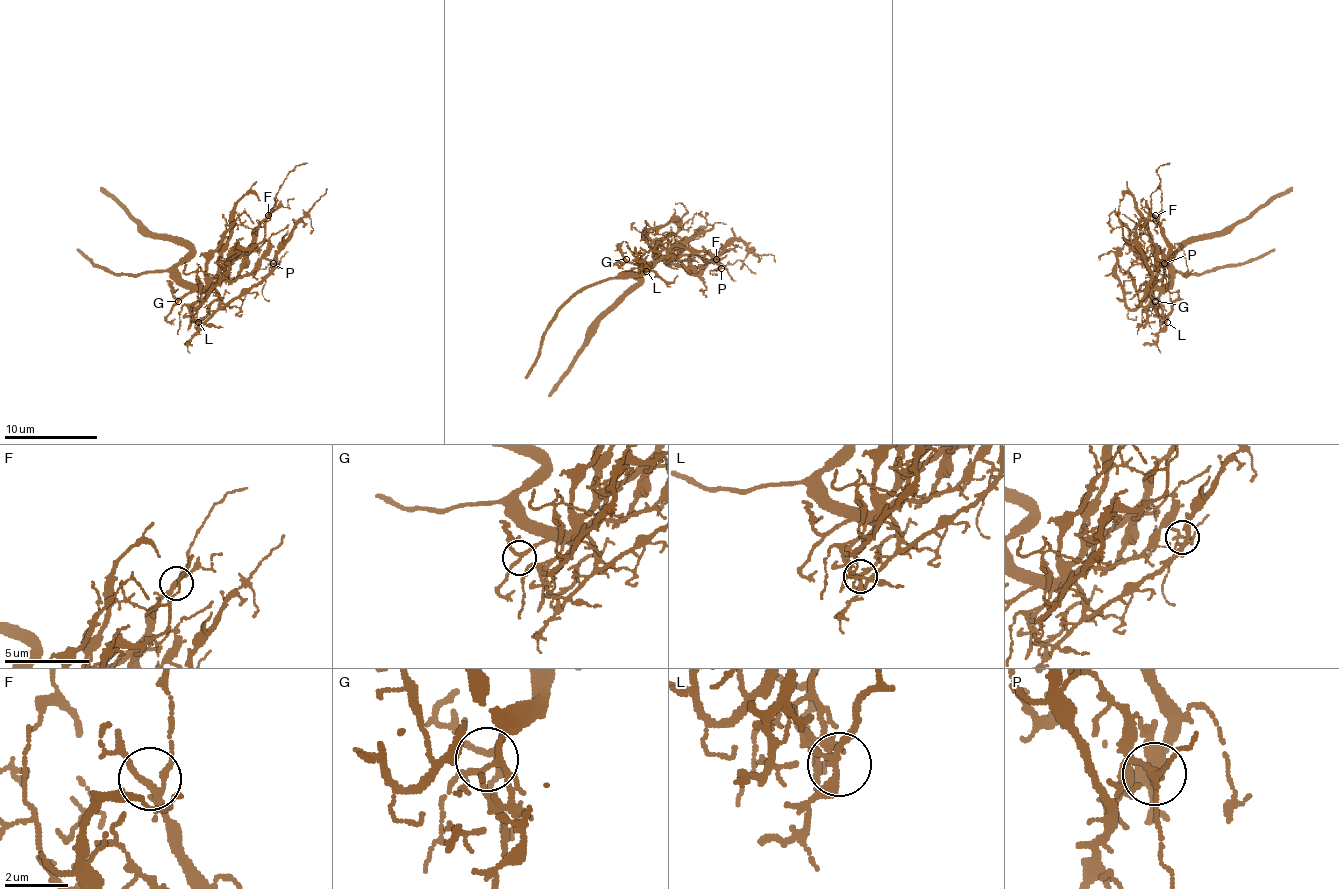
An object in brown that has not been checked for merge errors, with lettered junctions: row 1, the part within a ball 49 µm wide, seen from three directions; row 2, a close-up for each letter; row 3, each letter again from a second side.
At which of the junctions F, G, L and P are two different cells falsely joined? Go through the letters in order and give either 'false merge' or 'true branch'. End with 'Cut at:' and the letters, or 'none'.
F: true branch
G: true branch
L: true branch
P: true branch
Cut at: none

